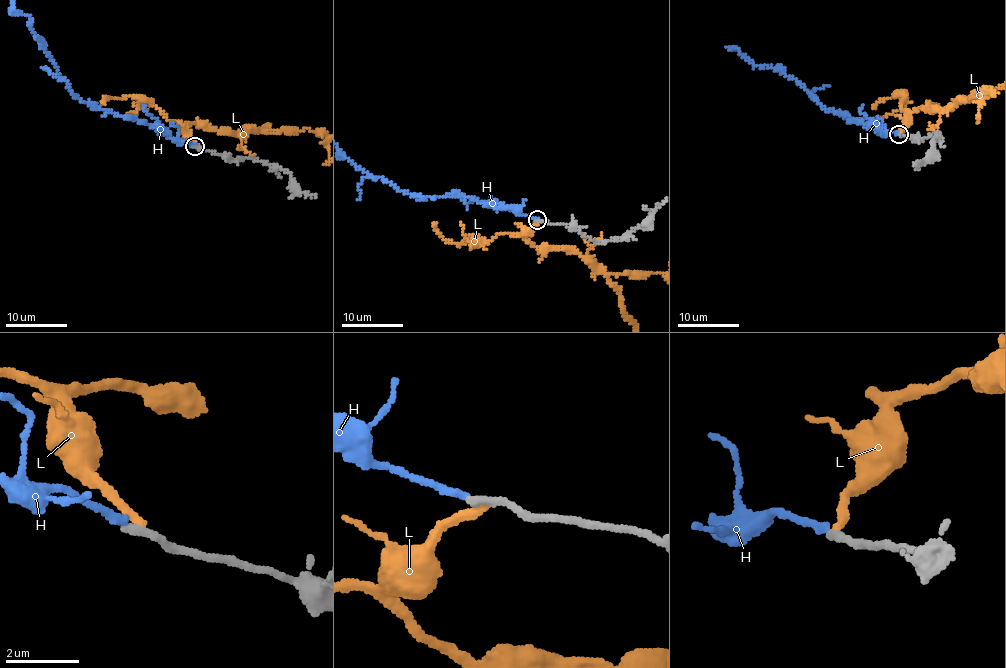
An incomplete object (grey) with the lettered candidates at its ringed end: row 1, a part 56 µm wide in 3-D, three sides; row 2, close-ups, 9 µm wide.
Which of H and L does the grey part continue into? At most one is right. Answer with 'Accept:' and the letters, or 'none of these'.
Accept: H

